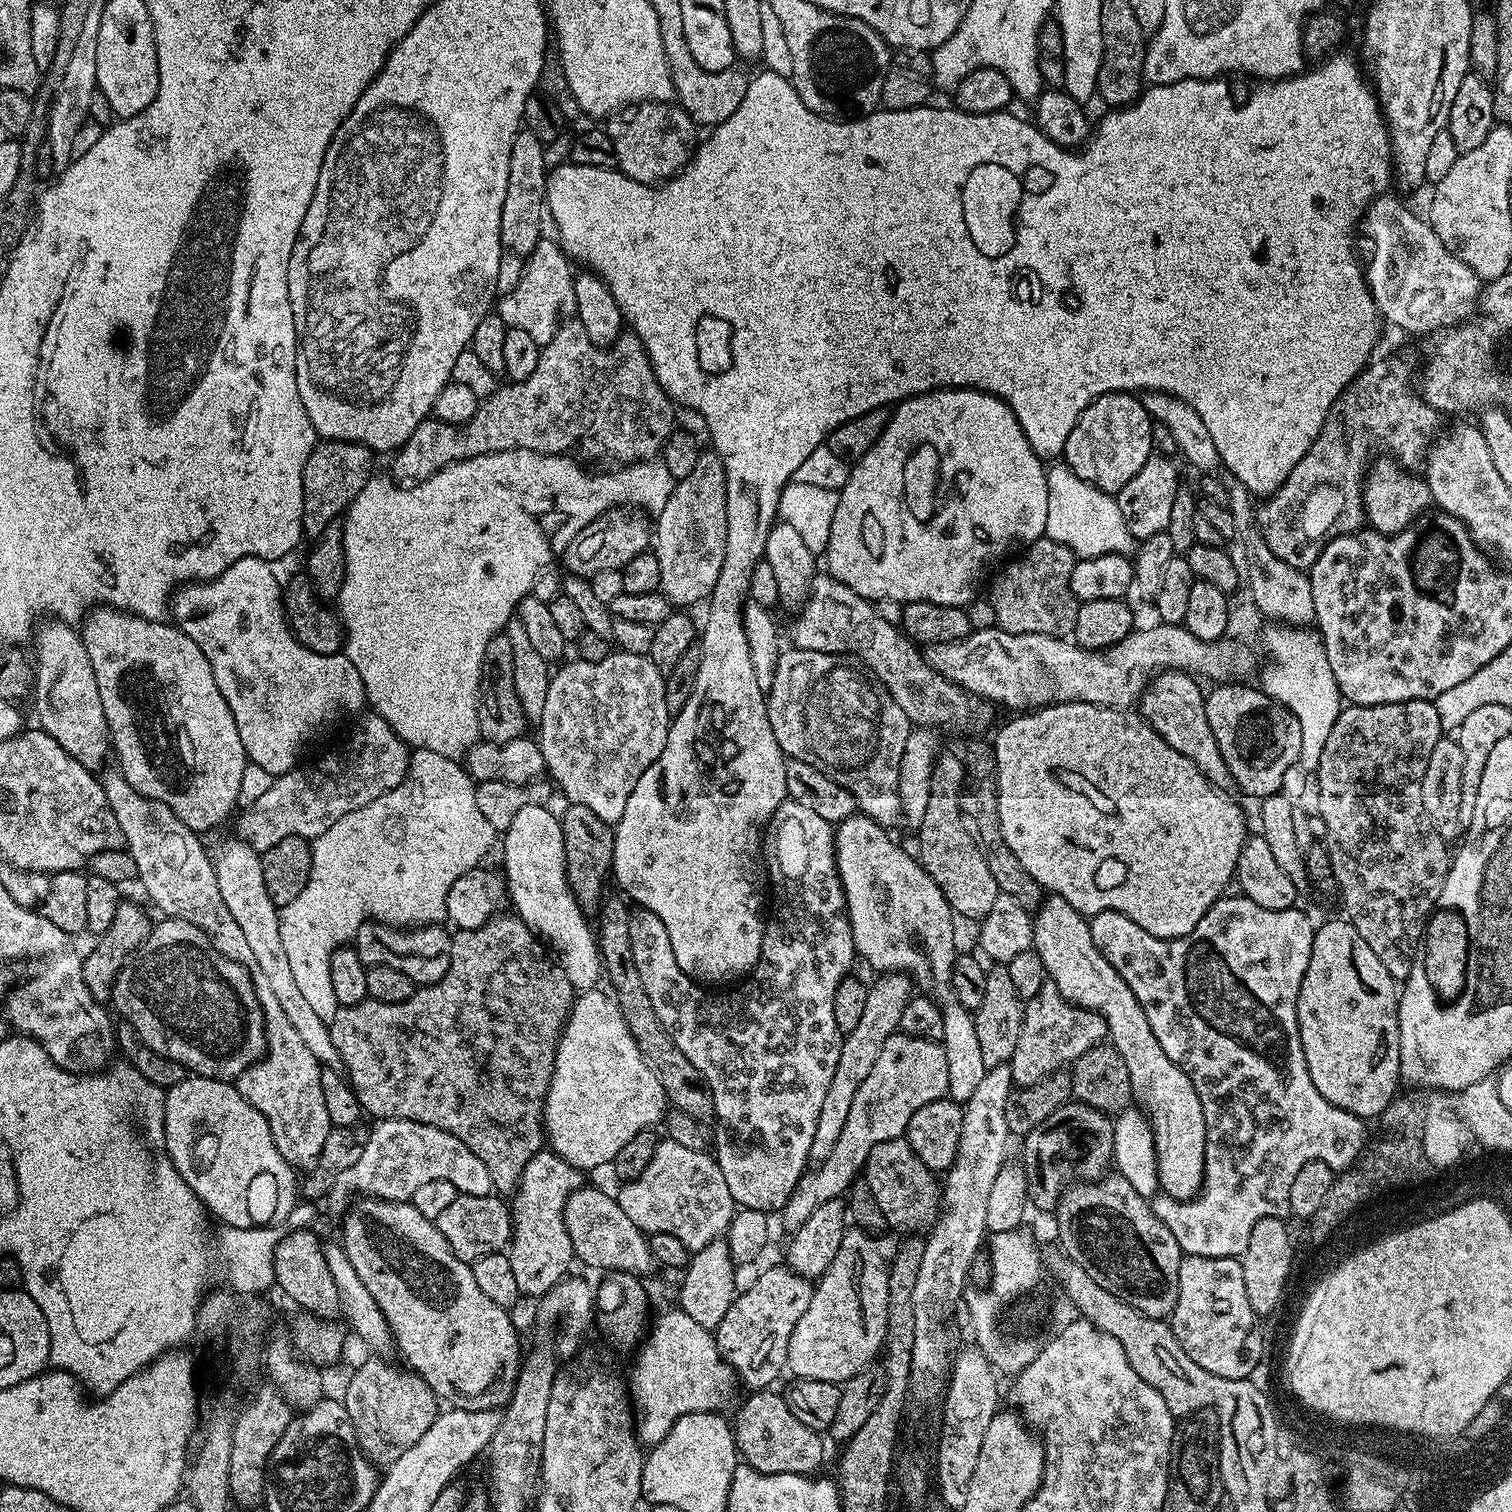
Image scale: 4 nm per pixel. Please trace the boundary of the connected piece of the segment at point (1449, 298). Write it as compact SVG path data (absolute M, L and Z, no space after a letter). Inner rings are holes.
M1383 192L1374 196L1368 204L1364 219L1365 225L1368 224L1374 236L1374 252L1372 260L1366 264L1365 276L1375 300L1377 313L1386 322L1388 320L1414 334L1424 334L1434 329L1437 331L1440 327L1453 327L1456 321L1463 321L1470 314L1468 312L1471 306L1473 308L1477 303L1482 290L1482 281L1446 247L1427 219L1414 214L1389 194Z

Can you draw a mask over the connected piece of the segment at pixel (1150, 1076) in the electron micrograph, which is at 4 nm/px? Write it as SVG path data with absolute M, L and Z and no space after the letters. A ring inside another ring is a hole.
M1055 894L1045 895L1044 905L1042 903L1035 909L1032 921L1032 945L1031 947L1038 954L1038 958L1042 960L1042 966L1046 973L1047 979L1056 985L1056 991L1060 992L1062 998L1066 998L1068 1003L1077 1009L1085 1010L1089 1008L1089 1013L1100 1016L1106 1025L1107 1039L1116 1047L1116 1053L1122 1058L1122 1062L1128 1068L1128 1080L1132 1084L1132 1091L1138 1097L1148 1100L1148 1112L1150 1117L1150 1127L1152 1130L1152 1140L1156 1143L1156 1176L1160 1180L1160 1188L1163 1195L1172 1196L1176 1200L1190 1200L1204 1182L1204 1143L1206 1142L1206 1124L1202 1118L1202 1104L1198 1102L1198 1090L1194 1090L1194 1082L1190 1082L1190 1078L1186 1078L1186 1074L1174 1062L1170 1062L1170 1058L1166 1058L1166 1054L1162 1050L1162 1046L1158 1046L1158 1038L1154 1038L1154 1034L1150 1030L1150 1022L1146 1022L1146 1014L1142 1010L1142 1006L1138 1002L1138 998L1134 998L1134 994L1130 990L1130 986L1126 986L1126 982L1122 982L1122 978L1114 970L1114 966L1110 966L1110 962L1106 962L1106 958L1102 958L1102 954L1094 946L1092 935L1088 929L1088 920L1078 911L1074 910L1074 906L1070 906L1070 902L1066 902L1066 898Z

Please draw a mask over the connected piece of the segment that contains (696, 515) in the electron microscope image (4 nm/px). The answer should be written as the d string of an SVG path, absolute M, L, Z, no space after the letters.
M701 453L695 468L673 487L667 502L659 509L658 524L656 528L654 526L654 551L659 560L659 589L669 603L678 608L687 608L702 599L705 601L711 595L725 560L725 544L728 541L727 472L723 459L717 453L709 453Z

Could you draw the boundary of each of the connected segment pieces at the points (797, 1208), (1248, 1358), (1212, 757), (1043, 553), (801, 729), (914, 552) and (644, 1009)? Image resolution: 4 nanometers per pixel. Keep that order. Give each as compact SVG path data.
M893 1034L884 1043L883 1050L878 1054L870 1074L866 1074L866 1082L858 1086L858 1094L854 1094L854 1102L850 1102L850 1114L846 1114L846 1124L842 1126L842 1132L834 1142L834 1146L826 1153L823 1160L815 1165L816 1169L805 1171L800 1181L796 1183L796 1189L792 1197L782 1209L784 1224L788 1230L795 1230L814 1214L822 1202L830 1202L843 1197L849 1191L852 1181L863 1169L868 1160L870 1150L878 1146L878 1142L887 1140L899 1140L907 1133L908 1123L914 1114L922 1106L926 1106L932 1100L942 1100L948 1096L948 1067L946 1066L946 1054L943 1047L935 1039L911 1034Z
M1184 1256L1178 1270L1178 1302L1170 1317L1172 1333L1178 1338L1182 1350L1202 1370L1218 1374L1218 1378L1227 1380L1247 1380L1262 1364L1265 1354L1260 1346L1266 1340L1265 1334L1256 1332L1258 1314L1246 1298L1246 1282L1242 1282L1242 1266L1236 1258L1208 1258L1202 1256Z
M1160 670L1149 679L1138 701L1138 710L1153 730L1170 743L1174 750L1190 758L1212 785L1224 791L1235 787L1226 760L1215 741L1210 722L1206 719L1205 693L1200 690L1197 677L1179 670Z
M1047 538L1032 541L1017 560L1012 560L996 576L990 601L996 624L1003 632L1042 632L1063 637L1076 626L1080 604L1070 590L1074 554L1065 544Z
M811 646L792 648L789 652L788 649L781 651L772 685L766 690L766 705L770 730L774 730L774 738L778 738L778 746L785 757L805 760L811 764L825 760L832 766L835 765L837 756L871 758L885 756L887 752L897 752L900 756L910 731L910 721L902 706L898 706L892 696L888 704L884 703L877 685L859 663L849 662L843 655L834 652L819 652Z
M948 386L899 401L891 409L884 433L872 443L865 456L851 465L848 481L839 489L828 535L827 571L865 598L924 600L924 552L920 552L920 532L924 532L924 524L932 520L932 536L936 536L936 528L944 528L944 520L948 520L960 504L984 500L984 496L976 496L976 492L1020 492L1020 496L1028 492L1024 536L1032 539L1032 532L1044 536L1048 509L1046 464L1030 446L1026 434L1022 434L1014 410L1010 410L1005 400L975 386Z
M605 899L599 905L600 934L598 930L598 953L602 961L602 972L612 983L611 995L620 1008L622 1018L640 1048L645 1061L654 1069L660 1084L664 1087L667 1103L673 1109L680 1109L699 1122L711 1121L714 1116L712 1093L708 1091L702 1074L694 1070L694 1062L678 1050L678 1046L670 1039L667 1032L658 1022L658 1014L654 1014L654 1006L650 1006L650 998L646 994L646 986L642 986L642 974L638 974L638 966L634 966L634 950L630 946L630 922L628 921L629 905L623 899Z

